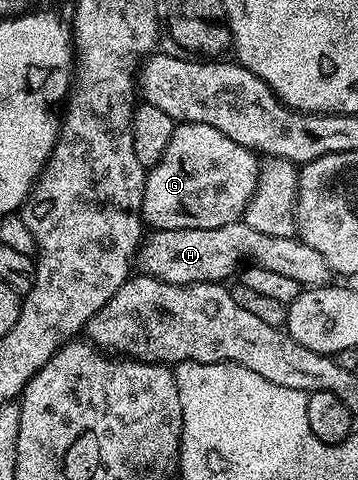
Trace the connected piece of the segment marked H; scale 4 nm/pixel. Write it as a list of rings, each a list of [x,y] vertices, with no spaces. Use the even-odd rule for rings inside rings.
[[[241,219],[212,229],[156,229],[144,236],[137,254],[140,274],[174,285],[196,285],[206,281],[223,283],[228,280],[226,277],[234,278],[244,263],[260,265],[265,271],[278,271],[288,279],[297,279],[300,287],[328,284],[329,270],[317,251],[295,237],[261,235]]]

